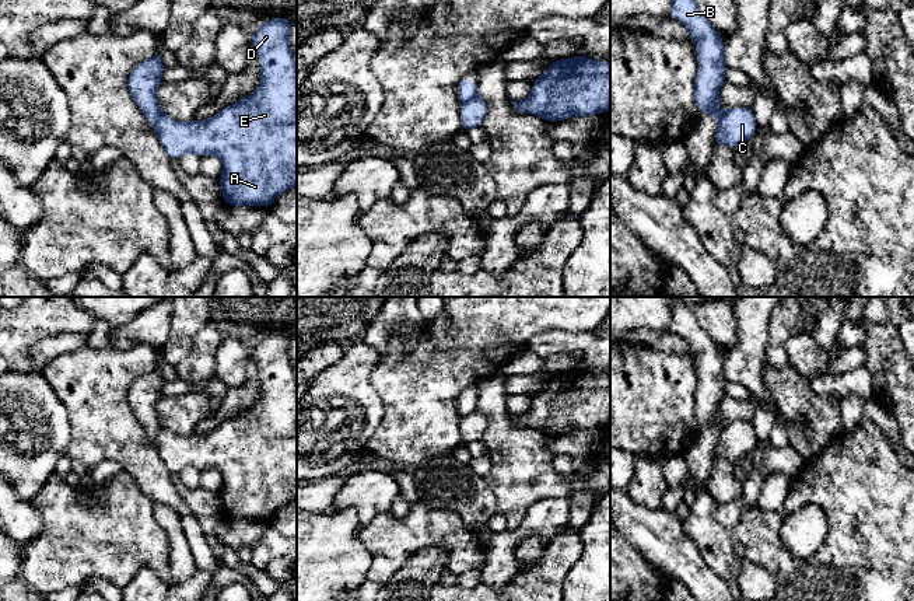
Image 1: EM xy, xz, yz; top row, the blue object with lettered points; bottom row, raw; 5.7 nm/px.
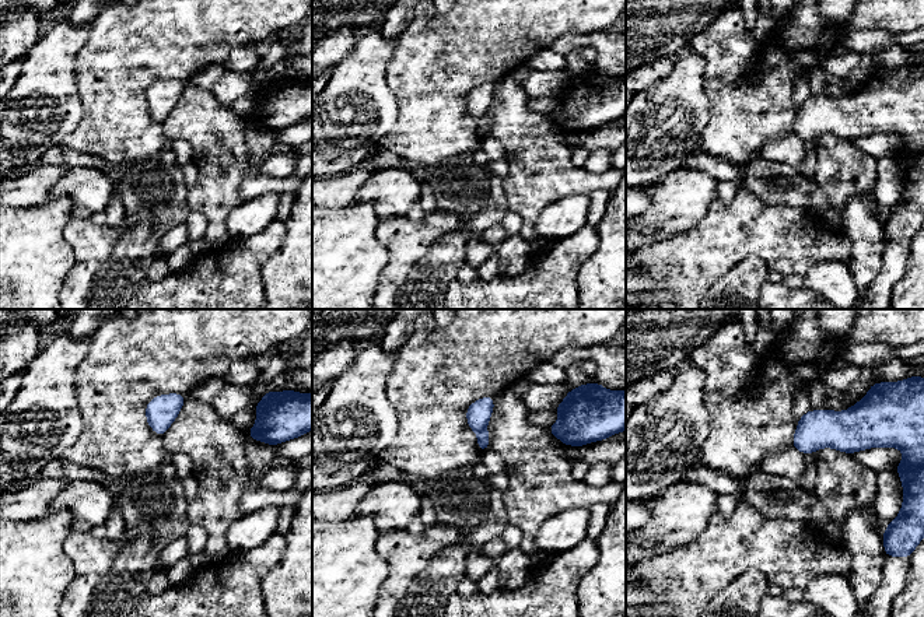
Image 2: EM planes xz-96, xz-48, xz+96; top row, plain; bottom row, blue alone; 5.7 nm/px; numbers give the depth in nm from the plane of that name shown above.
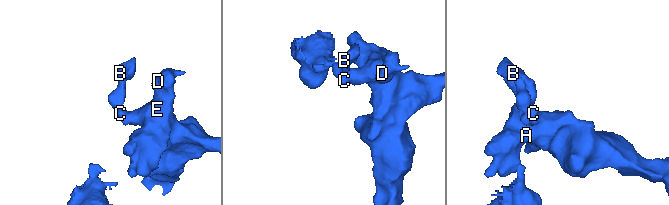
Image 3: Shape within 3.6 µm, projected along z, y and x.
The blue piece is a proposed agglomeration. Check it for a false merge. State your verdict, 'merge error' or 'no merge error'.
merge error

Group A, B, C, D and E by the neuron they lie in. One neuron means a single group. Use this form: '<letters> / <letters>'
A C D E / B

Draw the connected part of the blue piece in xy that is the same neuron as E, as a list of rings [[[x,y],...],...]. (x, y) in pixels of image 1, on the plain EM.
[[[270,332],[251,350],[260,382],[260,396],[253,406],[210,433],[175,436],[161,427],[153,440],[171,474],[179,474],[188,467],[200,472],[214,468],[221,474],[218,496],[225,518],[269,523],[280,507],[297,502],[297,378],[288,353],[293,338],[290,332]]]

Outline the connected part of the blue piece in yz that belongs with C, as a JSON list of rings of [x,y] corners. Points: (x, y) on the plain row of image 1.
[[[731,422],[724,427],[715,445],[715,461],[736,462],[752,453],[756,444],[757,438],[752,422]]]

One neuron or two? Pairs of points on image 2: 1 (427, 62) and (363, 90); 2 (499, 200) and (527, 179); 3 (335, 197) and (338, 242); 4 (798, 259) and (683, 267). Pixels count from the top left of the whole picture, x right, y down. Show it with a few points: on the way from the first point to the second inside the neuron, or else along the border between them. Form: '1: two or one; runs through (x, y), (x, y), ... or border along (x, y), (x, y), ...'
1: two; border along (394, 48), (387, 86), (398, 111)
2: two; border along (501, 181), (506, 203), (510, 210)
3: two; border along (354, 203), (346, 207), (326, 209)
4: one; runs through (770, 245), (716, 245), (711, 248)

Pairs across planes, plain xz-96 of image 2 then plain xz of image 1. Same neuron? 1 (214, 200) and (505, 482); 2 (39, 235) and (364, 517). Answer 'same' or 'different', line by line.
1: same
2: different

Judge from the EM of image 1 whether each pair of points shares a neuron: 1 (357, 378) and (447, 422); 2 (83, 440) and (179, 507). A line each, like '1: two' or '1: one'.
1: two
2: one

